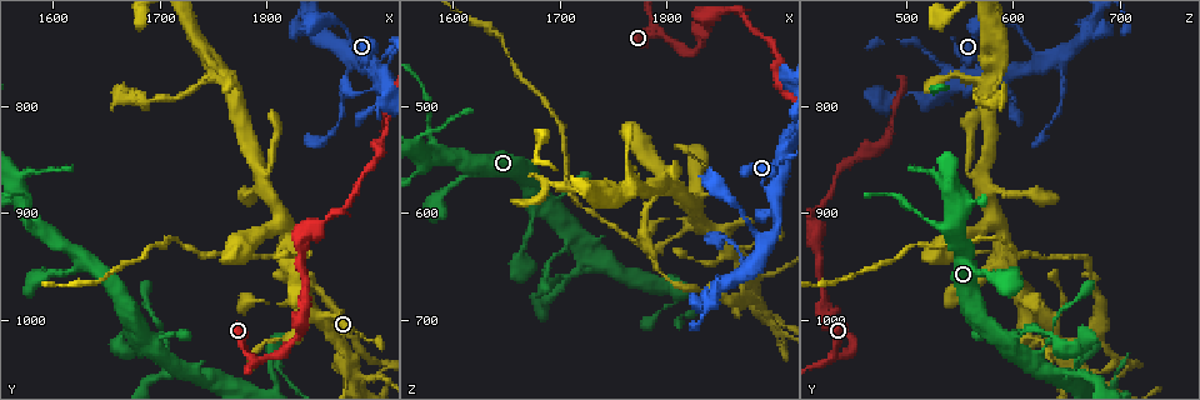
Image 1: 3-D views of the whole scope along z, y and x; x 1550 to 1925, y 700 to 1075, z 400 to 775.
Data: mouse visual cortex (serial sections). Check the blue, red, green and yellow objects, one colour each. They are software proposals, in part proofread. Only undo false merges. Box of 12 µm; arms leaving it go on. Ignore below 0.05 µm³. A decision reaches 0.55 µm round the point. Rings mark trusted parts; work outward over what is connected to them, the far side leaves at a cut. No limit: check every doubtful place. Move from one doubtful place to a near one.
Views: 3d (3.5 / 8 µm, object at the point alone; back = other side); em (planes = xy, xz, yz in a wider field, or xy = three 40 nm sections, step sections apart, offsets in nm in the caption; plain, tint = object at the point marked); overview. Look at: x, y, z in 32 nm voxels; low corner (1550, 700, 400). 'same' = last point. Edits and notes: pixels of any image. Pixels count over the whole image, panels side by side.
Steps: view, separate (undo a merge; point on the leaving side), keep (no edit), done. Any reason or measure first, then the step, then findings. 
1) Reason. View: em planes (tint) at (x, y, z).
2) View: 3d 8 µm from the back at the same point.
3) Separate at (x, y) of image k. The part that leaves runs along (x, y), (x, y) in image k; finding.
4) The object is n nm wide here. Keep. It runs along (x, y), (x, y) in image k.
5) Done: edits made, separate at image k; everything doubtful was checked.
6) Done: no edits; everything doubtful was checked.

Branch point. View: 3d 3.5 µm from the back at (1786, 1038, 432).

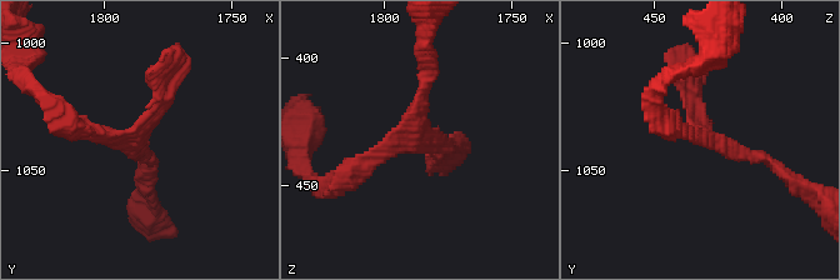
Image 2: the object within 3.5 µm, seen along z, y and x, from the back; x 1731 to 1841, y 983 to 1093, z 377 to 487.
3 arms meet here; the arms are 150, 200, 250 nm wide; now the EM. View: em xy step 2 (tint) at (1788, 1036, 431).

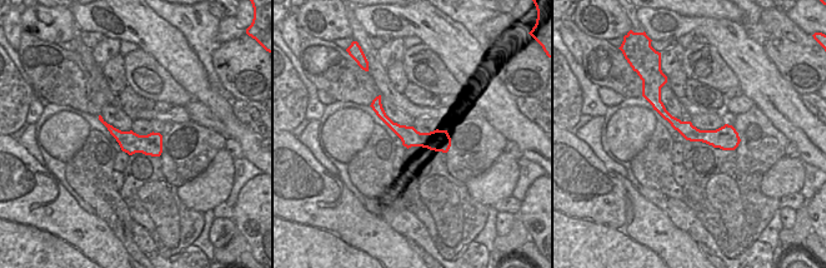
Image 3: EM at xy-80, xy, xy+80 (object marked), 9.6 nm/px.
View: em planes (tint) at the same point.

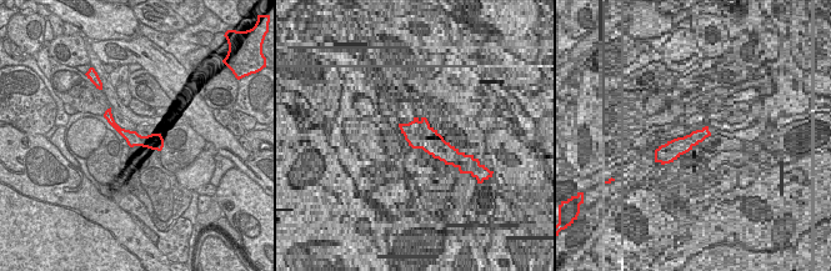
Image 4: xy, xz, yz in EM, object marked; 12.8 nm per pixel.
Keep. It runs along (174, 68), (135, 136), (66, 125) in image 2; continuous, no second cell.

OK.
Abrupt turn. View: 3d 3.5 µm at (1826, 1016, 448).

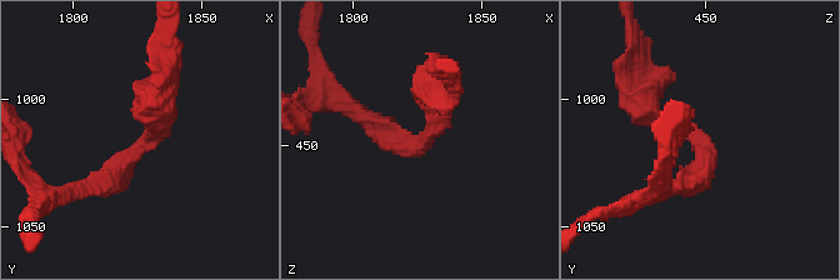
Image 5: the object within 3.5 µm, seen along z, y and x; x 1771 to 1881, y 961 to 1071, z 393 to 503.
View: em xy step 1 (tint) at (1827, 1019, 449).

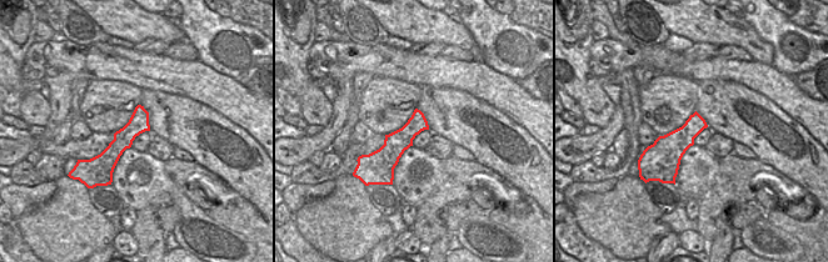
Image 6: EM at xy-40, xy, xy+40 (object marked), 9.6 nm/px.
The arms are 200, 250 nm wide. Keep. It runs along (140, 109), (108, 159), (109, 177) in image 6; one cell here.

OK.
Thin arm on a thick one. View: 3d 8 µm at (1876, 764, 646).

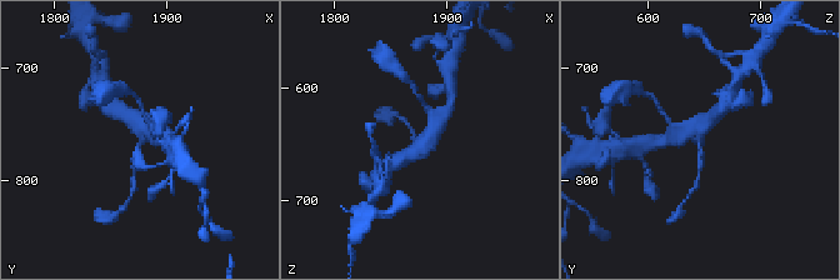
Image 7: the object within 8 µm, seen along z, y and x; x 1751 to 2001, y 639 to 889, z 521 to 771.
View: 3d 3.5 µm at (1876, 762, 648).

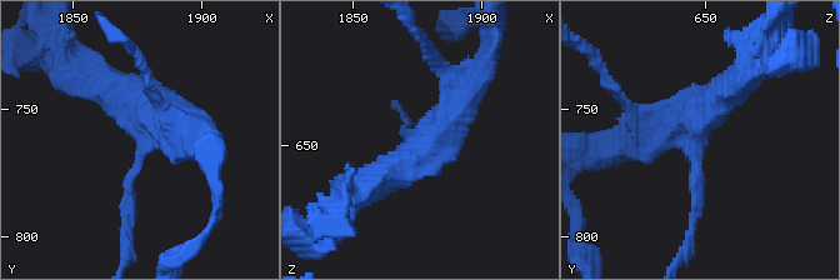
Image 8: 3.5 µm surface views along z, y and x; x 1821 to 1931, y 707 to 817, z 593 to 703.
3 arms meet here; the arms are 150, 400, 450 nm wide. View: em xy step 1 (tint) at (1877, 764, 646).

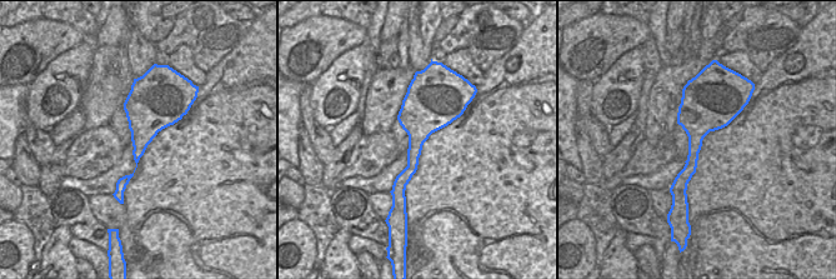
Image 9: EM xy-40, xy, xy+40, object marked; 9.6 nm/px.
Keep. It runs along (179, 121), (140, 133), (129, 229) in image 8; one cell here.

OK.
Abrupt turn. View: 3d 3.5 µm at (1870, 1008, 674).

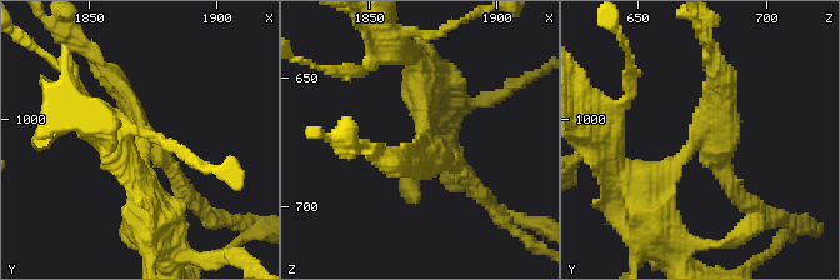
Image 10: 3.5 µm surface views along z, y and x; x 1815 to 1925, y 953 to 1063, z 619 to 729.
3 arms meet here; the arms are 200, 300, 350 nm wide; now the EM. View: em xy step 1 (tint) at (1871, 1006, 674).

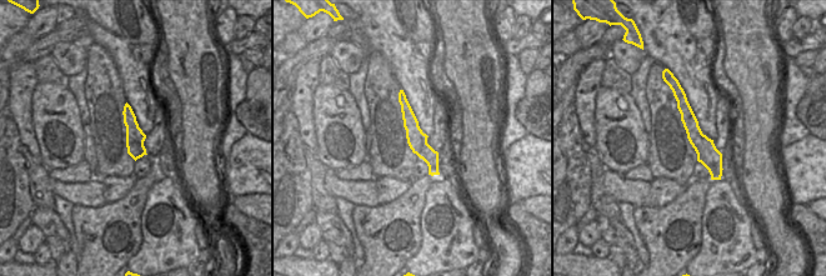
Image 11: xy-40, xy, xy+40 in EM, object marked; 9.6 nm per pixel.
Separate at (780, 214) of image 10. The part that leaves runs along (688, 151), (726, 101), (710, 55) in image 10; a second cell is stuck on.

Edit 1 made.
Done: edits made, separate at image 10; everything doubtful was checked.

